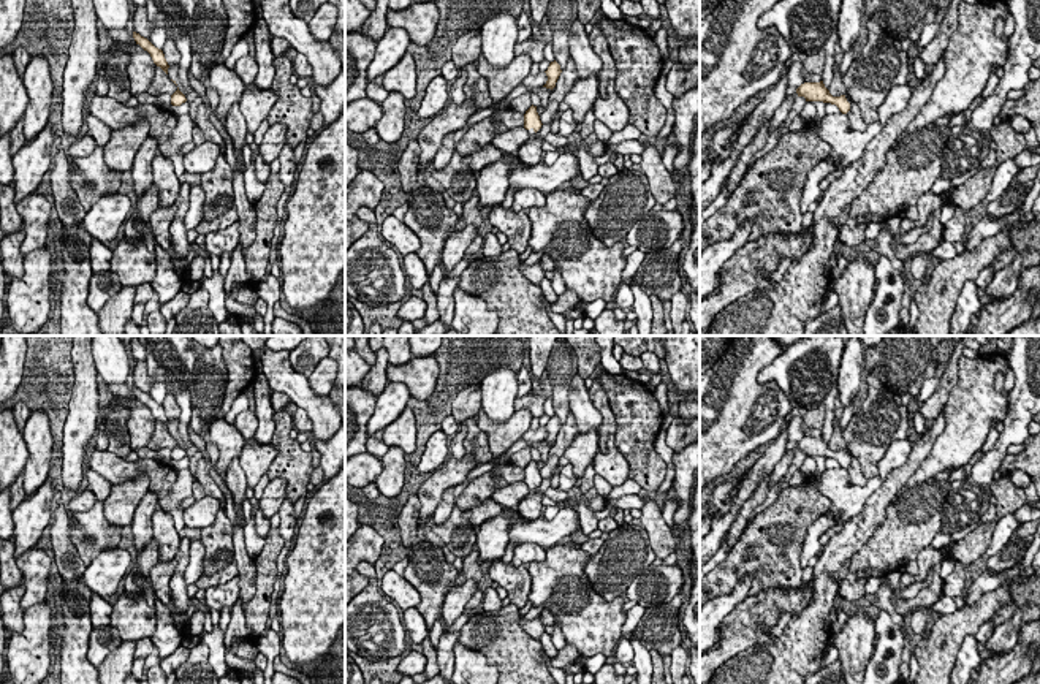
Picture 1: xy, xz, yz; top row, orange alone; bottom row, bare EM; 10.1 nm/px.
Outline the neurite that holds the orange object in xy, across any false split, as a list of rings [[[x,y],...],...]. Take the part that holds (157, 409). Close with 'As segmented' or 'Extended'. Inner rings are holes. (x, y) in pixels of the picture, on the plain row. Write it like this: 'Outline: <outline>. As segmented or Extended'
Outline: [[[133,386],[133,393],[136,399],[139,399],[144,405],[147,405],[157,421],[160,421],[168,429],[168,416],[161,404],[155,402],[147,393],[141,391],[139,388]]]. As segmented

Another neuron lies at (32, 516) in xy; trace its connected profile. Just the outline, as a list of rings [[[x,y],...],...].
[[[47,480],[13,511],[14,521],[14,557],[36,546],[43,530],[52,518],[51,504],[54,491],[52,481]]]

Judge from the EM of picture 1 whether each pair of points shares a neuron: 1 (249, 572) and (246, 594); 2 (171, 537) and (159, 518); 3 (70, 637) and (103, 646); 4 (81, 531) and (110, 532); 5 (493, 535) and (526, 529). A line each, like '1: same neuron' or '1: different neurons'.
1: same neuron
2: same neuron
3: different neurons
4: same neuron
5: different neurons

